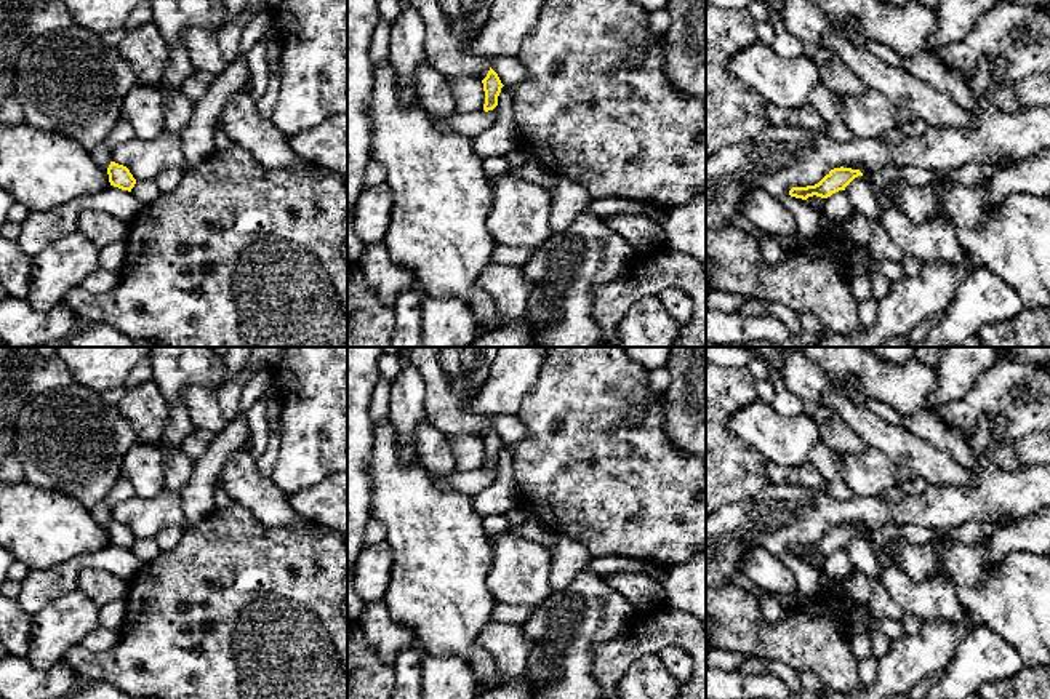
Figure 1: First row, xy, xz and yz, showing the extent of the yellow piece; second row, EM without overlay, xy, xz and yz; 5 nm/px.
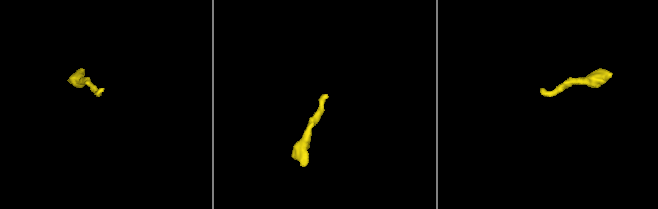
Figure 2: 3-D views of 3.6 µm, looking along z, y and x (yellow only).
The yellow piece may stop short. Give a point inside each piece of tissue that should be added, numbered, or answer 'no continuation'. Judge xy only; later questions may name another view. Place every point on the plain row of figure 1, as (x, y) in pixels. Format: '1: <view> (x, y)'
no continuation

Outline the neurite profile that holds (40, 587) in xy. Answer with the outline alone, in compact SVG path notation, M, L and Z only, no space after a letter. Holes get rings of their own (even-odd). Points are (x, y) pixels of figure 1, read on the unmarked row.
M109 544L98 552L77 555L46 569L30 569L21 582L18 605L32 617L43 606L77 590L77 577L83 568L104 569L130 582L142 563L131 550Z

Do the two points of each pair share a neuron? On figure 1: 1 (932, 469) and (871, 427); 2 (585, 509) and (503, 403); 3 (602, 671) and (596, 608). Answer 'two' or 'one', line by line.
1: one
2: two
3: two

